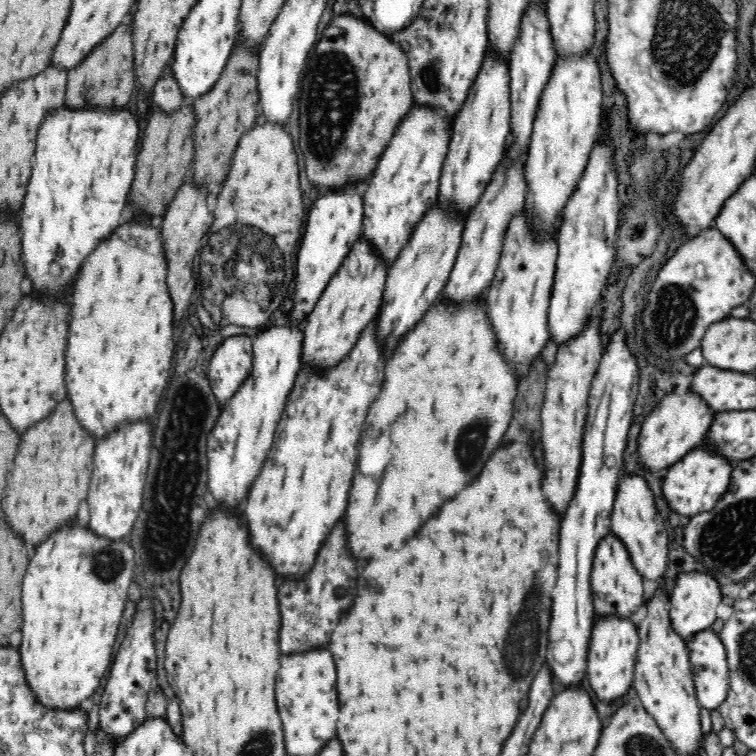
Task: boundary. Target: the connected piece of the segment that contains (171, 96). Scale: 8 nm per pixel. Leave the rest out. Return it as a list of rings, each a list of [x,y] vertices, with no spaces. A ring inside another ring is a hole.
[[[170,60],[164,65],[166,69],[162,69],[152,88],[153,106],[164,111],[173,111],[184,103],[182,89],[180,89],[176,75],[172,71],[172,61]]]

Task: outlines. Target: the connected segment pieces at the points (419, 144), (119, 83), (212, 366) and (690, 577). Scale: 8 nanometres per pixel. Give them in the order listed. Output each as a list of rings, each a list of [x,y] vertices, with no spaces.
[[[414,103],[377,158],[364,193],[362,236],[366,236],[374,249],[384,255],[388,266],[408,242],[413,226],[438,199],[452,123],[446,110]]]
[[[130,20],[120,23],[99,45],[96,45],[67,74],[65,103],[70,107],[82,105],[116,105],[128,104],[134,94],[136,84],[134,70],[134,29]]]
[[[251,335],[227,336],[210,359],[207,377],[212,391],[221,403],[227,401],[239,388],[252,368]]]
[[[694,569],[677,574],[670,594],[670,619],[680,637],[687,640],[700,630],[708,629],[716,620],[716,607],[722,602],[720,582],[708,570]]]

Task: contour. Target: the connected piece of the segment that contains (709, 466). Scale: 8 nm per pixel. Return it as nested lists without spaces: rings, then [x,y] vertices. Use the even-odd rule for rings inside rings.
[[[702,443],[663,472],[664,497],[672,510],[688,518],[712,510],[722,495],[728,491],[733,467],[734,464],[724,456],[720,456],[718,451],[714,451],[714,449],[708,451]]]

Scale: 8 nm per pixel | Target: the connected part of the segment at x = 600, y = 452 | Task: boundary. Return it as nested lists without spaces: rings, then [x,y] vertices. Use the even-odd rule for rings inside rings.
[[[619,325],[608,337],[601,352],[596,374],[591,380],[587,402],[587,419],[582,441],[582,460],[575,493],[561,516],[559,526],[558,582],[554,588],[552,622],[550,622],[550,664],[557,689],[582,684],[586,674],[588,641],[595,619],[590,582],[592,561],[599,540],[611,530],[616,485],[623,472],[624,452],[633,420],[634,404],[639,395],[640,365],[628,345],[626,327]]]

